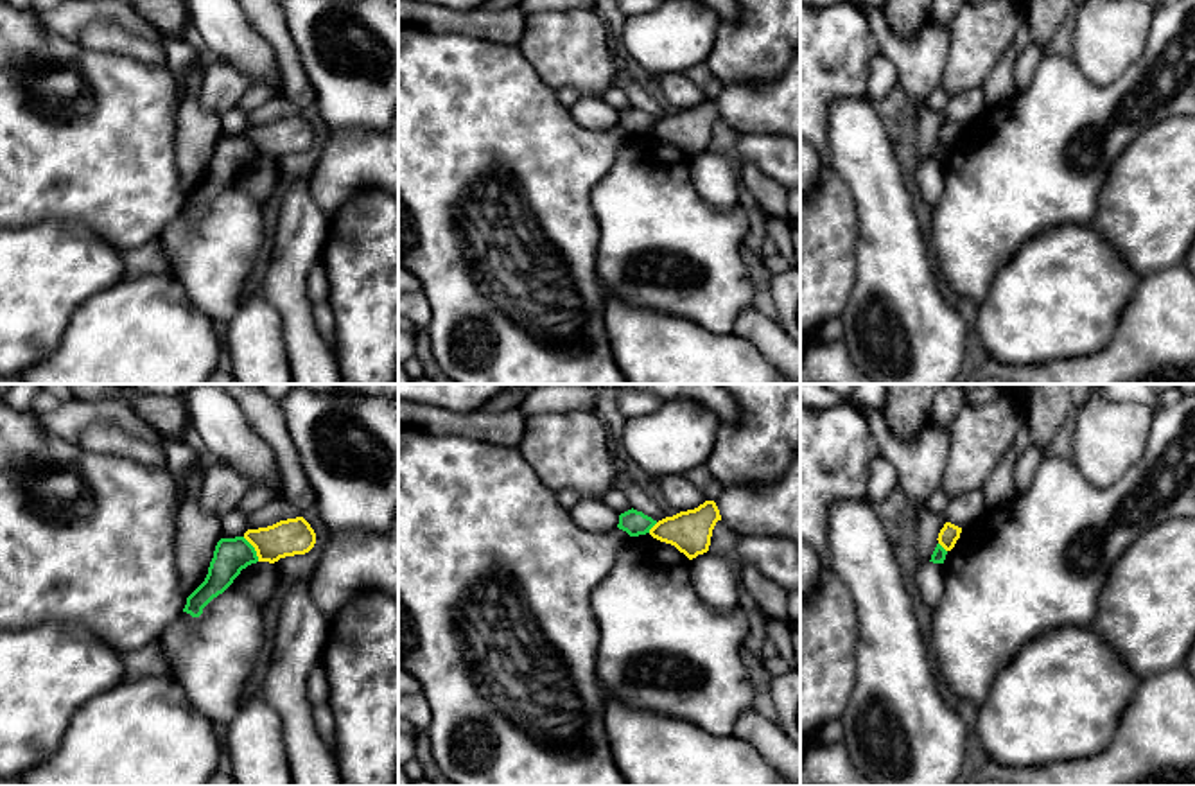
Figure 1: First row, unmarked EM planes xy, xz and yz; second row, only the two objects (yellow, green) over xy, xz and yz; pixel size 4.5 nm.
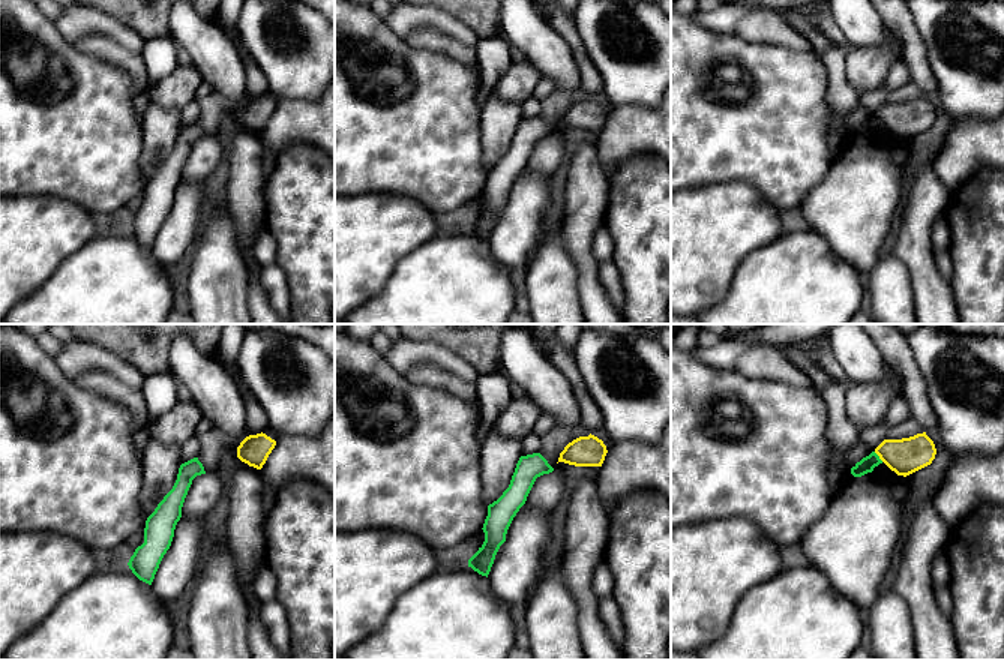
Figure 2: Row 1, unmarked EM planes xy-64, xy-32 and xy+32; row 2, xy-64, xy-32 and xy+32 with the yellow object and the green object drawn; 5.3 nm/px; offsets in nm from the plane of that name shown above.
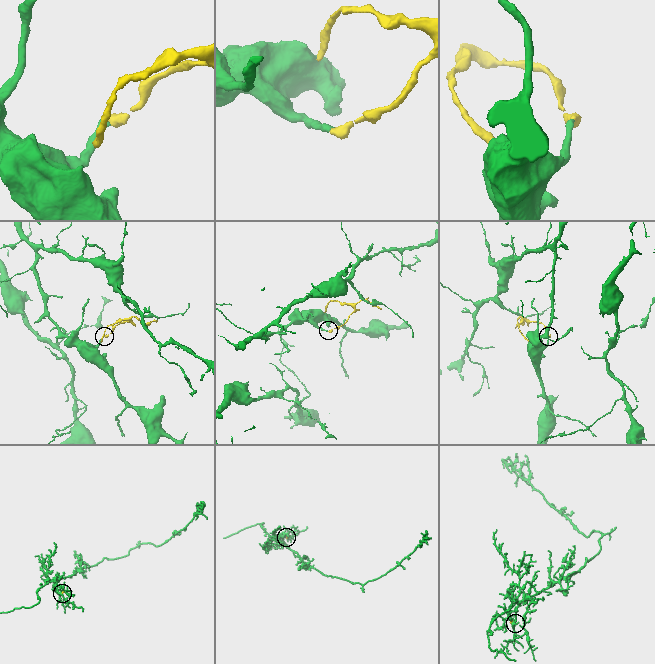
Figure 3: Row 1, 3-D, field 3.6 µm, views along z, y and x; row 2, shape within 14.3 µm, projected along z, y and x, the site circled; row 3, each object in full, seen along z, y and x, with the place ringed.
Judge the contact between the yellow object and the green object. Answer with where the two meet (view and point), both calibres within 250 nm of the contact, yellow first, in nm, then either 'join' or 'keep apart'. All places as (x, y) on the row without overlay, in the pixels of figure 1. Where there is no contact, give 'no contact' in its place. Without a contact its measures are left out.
contact xy (255, 148); calibres 160 and 160 nm; keep apart

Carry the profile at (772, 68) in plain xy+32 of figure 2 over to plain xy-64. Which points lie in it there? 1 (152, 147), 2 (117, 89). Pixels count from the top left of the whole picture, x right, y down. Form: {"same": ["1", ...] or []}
{"same": ["2"]}

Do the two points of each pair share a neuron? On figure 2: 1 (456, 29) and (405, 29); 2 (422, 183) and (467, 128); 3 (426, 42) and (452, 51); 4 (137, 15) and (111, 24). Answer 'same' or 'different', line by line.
1: same
2: same
3: same
4: different

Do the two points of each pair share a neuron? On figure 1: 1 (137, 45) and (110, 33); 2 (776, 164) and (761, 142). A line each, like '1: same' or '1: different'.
1: same
2: same

